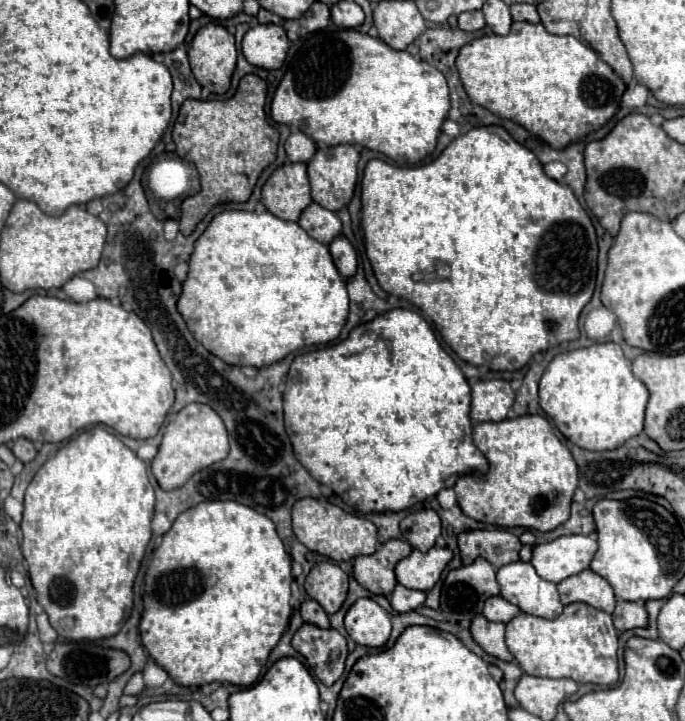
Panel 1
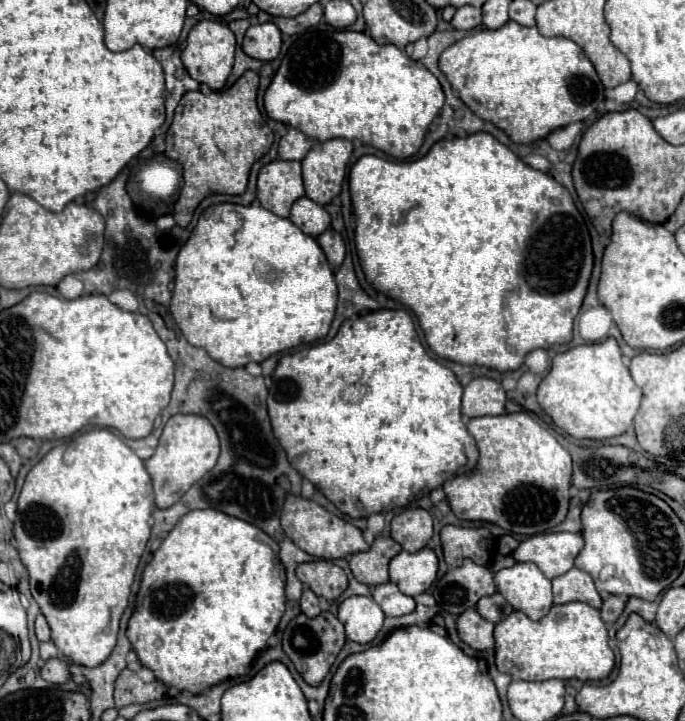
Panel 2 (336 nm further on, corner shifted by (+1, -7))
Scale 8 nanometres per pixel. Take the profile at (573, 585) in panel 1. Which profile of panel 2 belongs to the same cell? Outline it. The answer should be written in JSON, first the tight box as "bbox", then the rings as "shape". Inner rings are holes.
{"bbox":[553,568,601,608],"shape":[[[571,568],[563,576],[557,576],[553,582],[553,602],[555,604],[567,604],[567,602],[585,602],[593,608],[601,608],[601,596],[593,584],[593,578],[579,570]]]}

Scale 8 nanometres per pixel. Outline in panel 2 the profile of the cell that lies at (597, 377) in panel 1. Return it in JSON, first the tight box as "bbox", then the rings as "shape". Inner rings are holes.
{"bbox":[537,338,641,440],"shape":[[[607,338],[597,344],[581,344],[581,346],[567,350],[567,352],[559,352],[553,358],[549,374],[539,384],[537,400],[539,400],[541,408],[551,416],[551,420],[567,434],[571,434],[575,438],[603,440],[603,438],[621,436],[633,426],[635,412],[641,404],[641,388],[633,382],[629,368],[623,362],[623,354],[619,350],[617,340]]]}

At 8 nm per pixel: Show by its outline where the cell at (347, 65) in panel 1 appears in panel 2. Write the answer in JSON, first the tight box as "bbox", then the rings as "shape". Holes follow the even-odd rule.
{"bbox":[263,28,445,160],"shape":[[[311,28],[293,40],[263,100],[269,118],[293,126],[313,140],[323,142],[331,138],[357,138],[397,160],[405,160],[421,148],[429,124],[443,108],[445,96],[439,80],[397,46],[377,44],[365,32]]]}

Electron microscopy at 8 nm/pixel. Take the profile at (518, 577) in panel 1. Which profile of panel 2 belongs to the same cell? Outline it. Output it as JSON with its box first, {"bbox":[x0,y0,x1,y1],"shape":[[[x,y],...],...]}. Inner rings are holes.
{"bbox":[495,562,553,620],"shape":[[[517,562],[511,568],[499,570],[495,574],[495,586],[515,610],[525,612],[531,620],[541,620],[553,606],[551,582],[537,564]]]}

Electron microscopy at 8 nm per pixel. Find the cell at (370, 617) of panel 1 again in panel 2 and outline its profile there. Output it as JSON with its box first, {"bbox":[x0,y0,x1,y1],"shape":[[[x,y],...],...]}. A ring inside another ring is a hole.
{"bbox":[337,596,385,644],"shape":[[[351,596],[339,604],[337,618],[343,622],[349,640],[367,644],[381,630],[385,614],[369,596]]]}

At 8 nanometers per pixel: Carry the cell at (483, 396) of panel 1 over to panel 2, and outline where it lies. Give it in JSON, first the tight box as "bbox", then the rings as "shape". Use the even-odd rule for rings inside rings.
{"bbox":[461,378,505,418],"shape":[[[473,378],[463,390],[461,412],[467,418],[495,416],[505,412],[505,390],[493,378]]]}

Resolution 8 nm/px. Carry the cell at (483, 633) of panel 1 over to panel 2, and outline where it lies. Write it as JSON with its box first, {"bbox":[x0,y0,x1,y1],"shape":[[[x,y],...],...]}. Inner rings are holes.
{"bbox":[457,608,493,650],"shape":[[[475,608],[465,610],[457,618],[457,630],[459,630],[459,638],[471,648],[475,650],[493,648],[493,624],[481,618]]]}

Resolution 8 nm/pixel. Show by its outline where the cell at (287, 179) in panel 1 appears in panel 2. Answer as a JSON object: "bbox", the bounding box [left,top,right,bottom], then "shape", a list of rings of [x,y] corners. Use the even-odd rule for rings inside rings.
{"bbox":[257,160,305,218],"shape":[[[273,160],[259,170],[257,200],[269,212],[287,218],[293,202],[301,196],[305,196],[301,162]]]}

